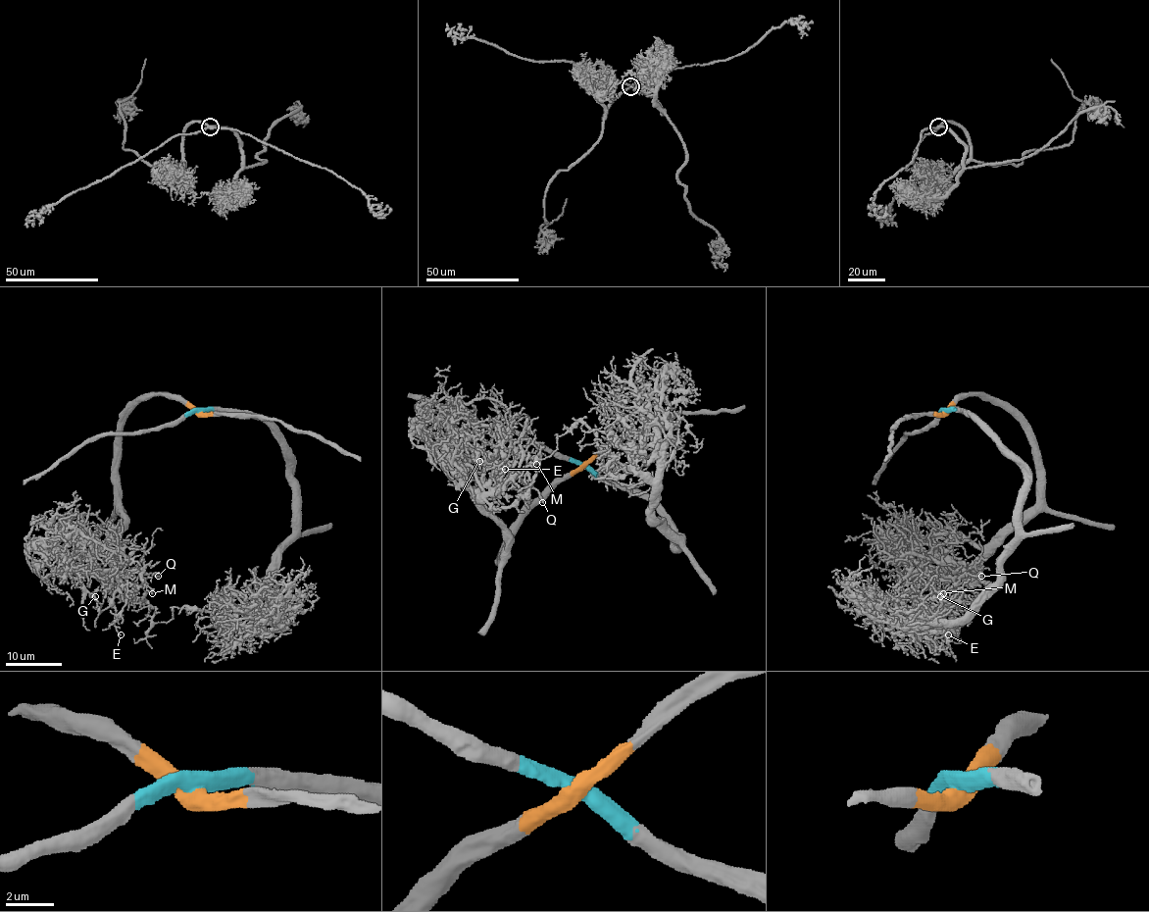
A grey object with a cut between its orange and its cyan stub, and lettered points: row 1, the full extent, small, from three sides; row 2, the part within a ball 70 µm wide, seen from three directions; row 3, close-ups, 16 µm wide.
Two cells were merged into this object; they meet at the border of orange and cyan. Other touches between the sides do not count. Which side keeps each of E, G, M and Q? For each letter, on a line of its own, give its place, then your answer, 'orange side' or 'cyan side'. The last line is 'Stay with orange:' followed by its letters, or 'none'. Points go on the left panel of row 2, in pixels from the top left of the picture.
E: place (121, 634); orange side
G: place (95, 596); orange side
M: place (152, 593); orange side
Q: place (158, 576); orange side
Stay with orange: E, G, M, Q

